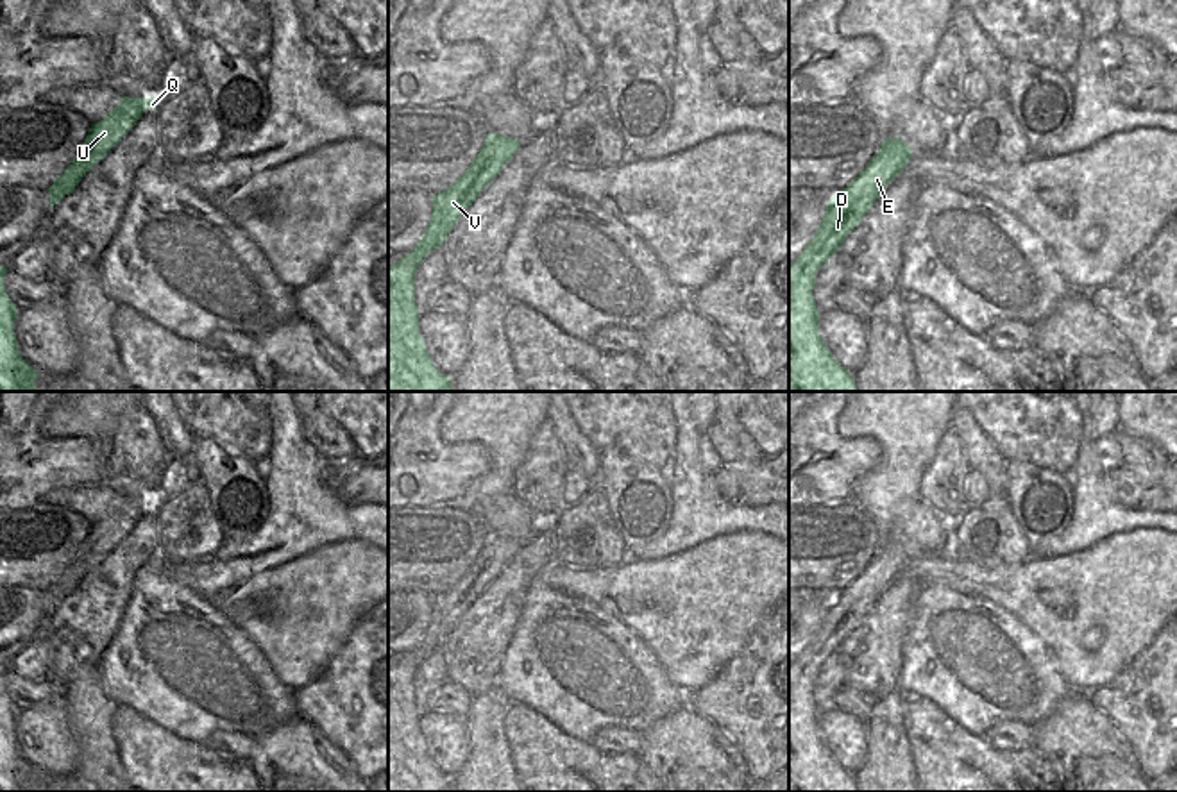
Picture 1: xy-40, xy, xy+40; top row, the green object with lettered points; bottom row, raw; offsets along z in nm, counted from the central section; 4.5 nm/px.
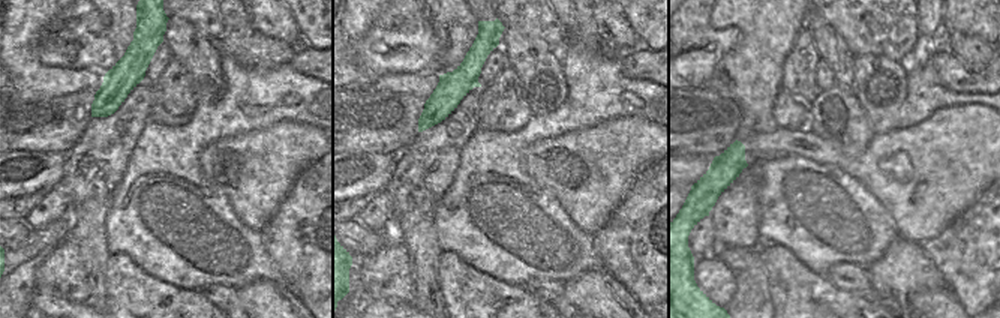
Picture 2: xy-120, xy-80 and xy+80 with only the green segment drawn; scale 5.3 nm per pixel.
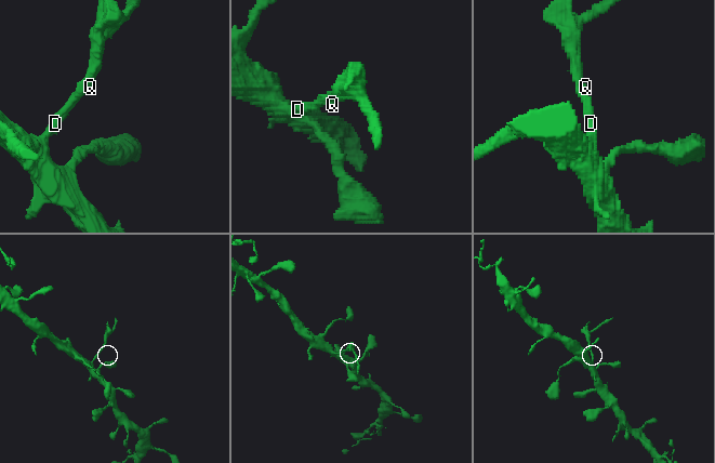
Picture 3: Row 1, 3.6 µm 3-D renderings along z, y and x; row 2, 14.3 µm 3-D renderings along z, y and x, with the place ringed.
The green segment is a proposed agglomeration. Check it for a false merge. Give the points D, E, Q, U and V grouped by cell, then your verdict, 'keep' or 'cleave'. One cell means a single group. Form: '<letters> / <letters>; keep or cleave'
D E V / Q U; cleave

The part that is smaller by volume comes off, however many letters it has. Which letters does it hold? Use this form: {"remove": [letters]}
{"remove": ["Q", "U"]}

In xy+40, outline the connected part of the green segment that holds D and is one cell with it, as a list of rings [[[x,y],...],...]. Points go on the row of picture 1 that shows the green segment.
[[[880,148],[869,164],[830,198],[816,236],[789,265],[789,392],[859,392],[853,375],[819,336],[819,309],[812,290],[819,268],[902,172],[903,166],[893,166],[887,150]]]

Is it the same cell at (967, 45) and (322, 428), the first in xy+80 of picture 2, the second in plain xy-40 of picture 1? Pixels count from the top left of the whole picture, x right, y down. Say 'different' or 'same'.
same

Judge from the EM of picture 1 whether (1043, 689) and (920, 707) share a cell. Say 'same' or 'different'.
different

